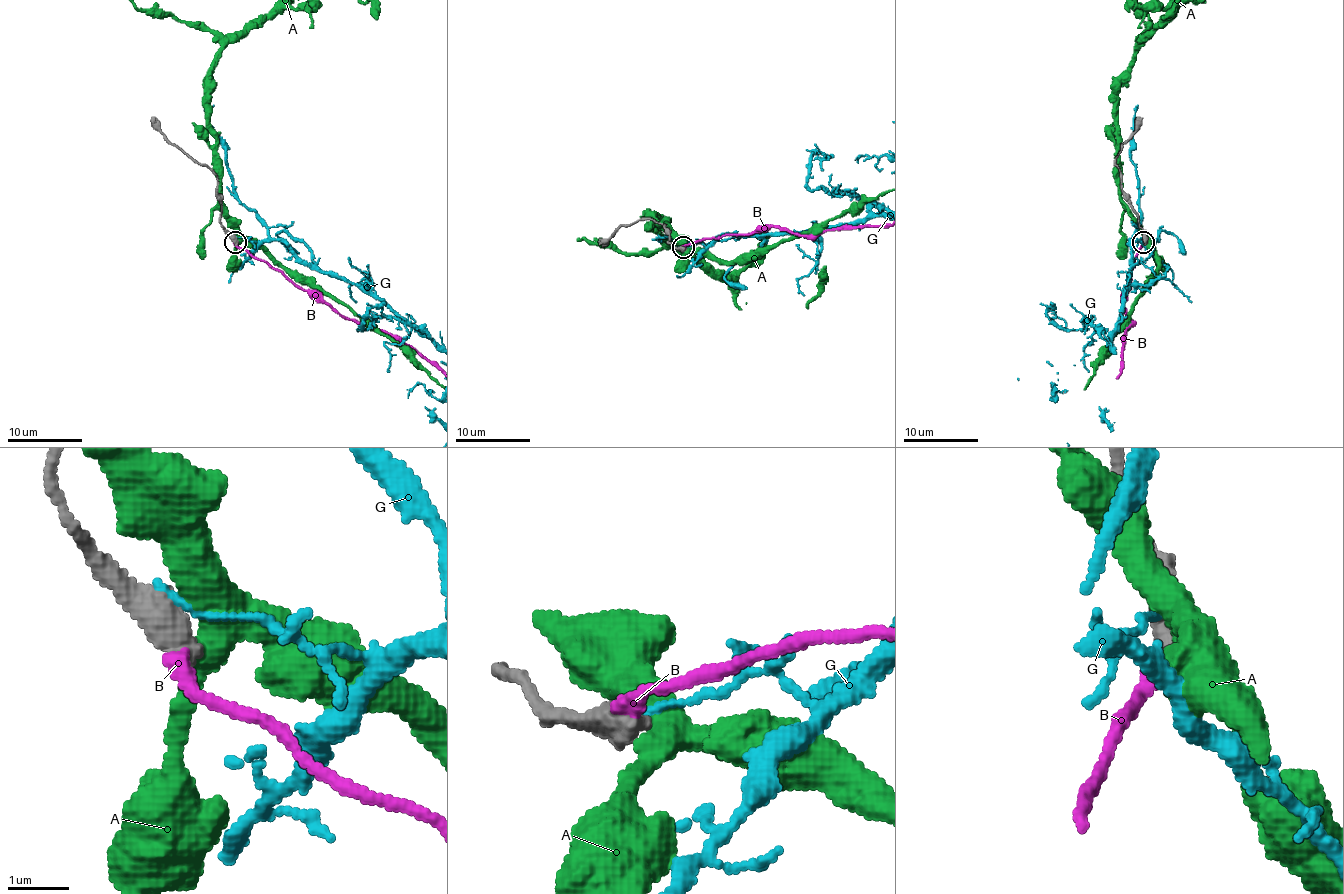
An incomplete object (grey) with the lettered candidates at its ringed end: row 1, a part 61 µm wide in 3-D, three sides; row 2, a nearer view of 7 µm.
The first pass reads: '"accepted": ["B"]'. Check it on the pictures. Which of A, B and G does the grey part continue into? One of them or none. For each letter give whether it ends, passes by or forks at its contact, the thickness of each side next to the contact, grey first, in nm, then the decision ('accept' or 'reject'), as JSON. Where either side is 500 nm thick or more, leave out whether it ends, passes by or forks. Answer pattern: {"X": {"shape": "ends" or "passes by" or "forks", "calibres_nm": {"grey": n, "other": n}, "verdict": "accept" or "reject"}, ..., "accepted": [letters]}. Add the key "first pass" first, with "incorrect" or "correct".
{"first pass": "correct", "A": {"calibres_nm": {"grey": 600, "other": 360}, "verdict": "reject"}, "B": {"calibres_nm": {"grey": 550, "other": 280}, "verdict": "accept"}, "G": {"shape": "ends", "calibres_nm": {"grey": 440, "other": 140}, "verdict": "reject"}, "accepted": ["B"]}

